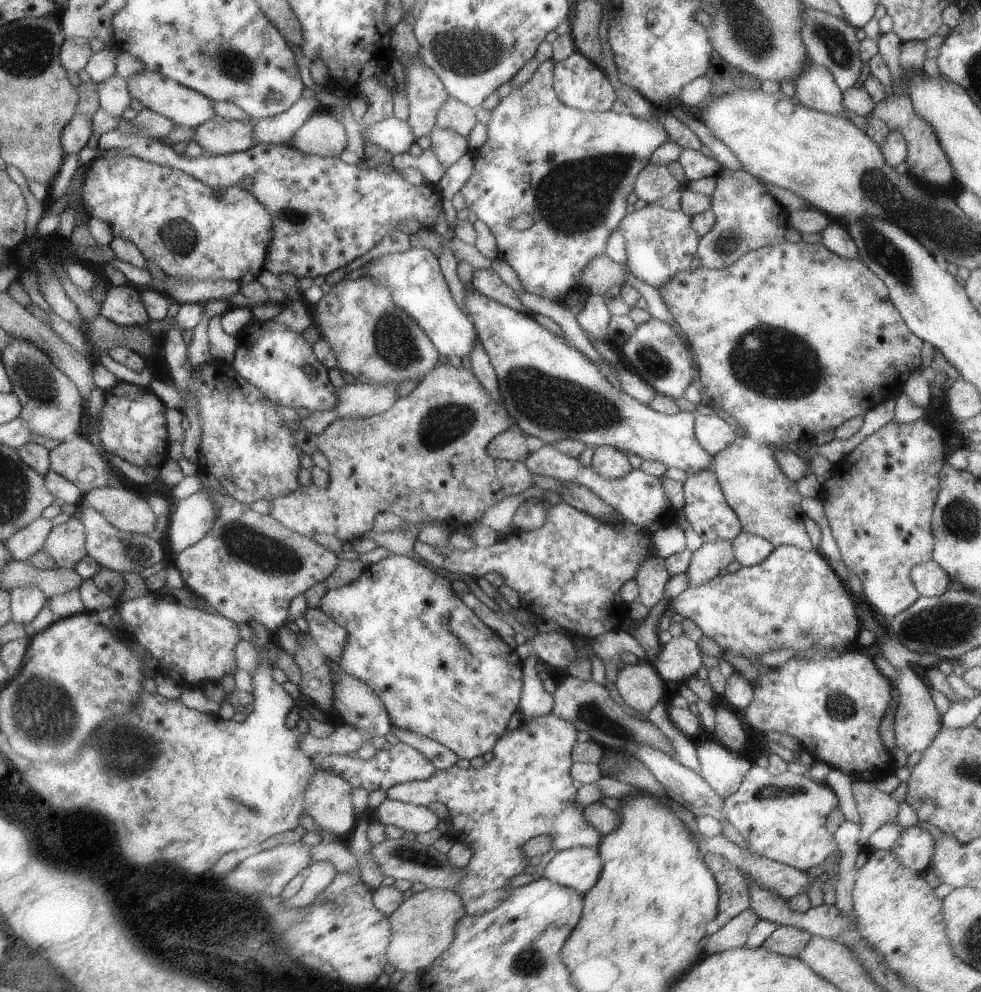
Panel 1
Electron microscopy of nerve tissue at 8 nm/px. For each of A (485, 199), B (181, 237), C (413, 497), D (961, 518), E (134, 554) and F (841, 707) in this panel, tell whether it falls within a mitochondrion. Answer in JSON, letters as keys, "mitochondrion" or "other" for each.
{"A":"other","B":"mitochondrion","C":"other","D":"mitochondrion","E":"mitochondrion","F":"mitochondrion"}

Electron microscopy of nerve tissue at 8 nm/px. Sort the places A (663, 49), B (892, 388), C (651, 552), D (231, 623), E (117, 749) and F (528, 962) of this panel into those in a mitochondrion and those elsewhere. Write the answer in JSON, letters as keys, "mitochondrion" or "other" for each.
{"A":"other","B":"other","C":"other","D":"other","E":"mitochondrion","F":"mitochondrion"}

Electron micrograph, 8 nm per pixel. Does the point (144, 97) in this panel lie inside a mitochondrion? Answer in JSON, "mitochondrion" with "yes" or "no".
{"mitochondrion":"no"}

